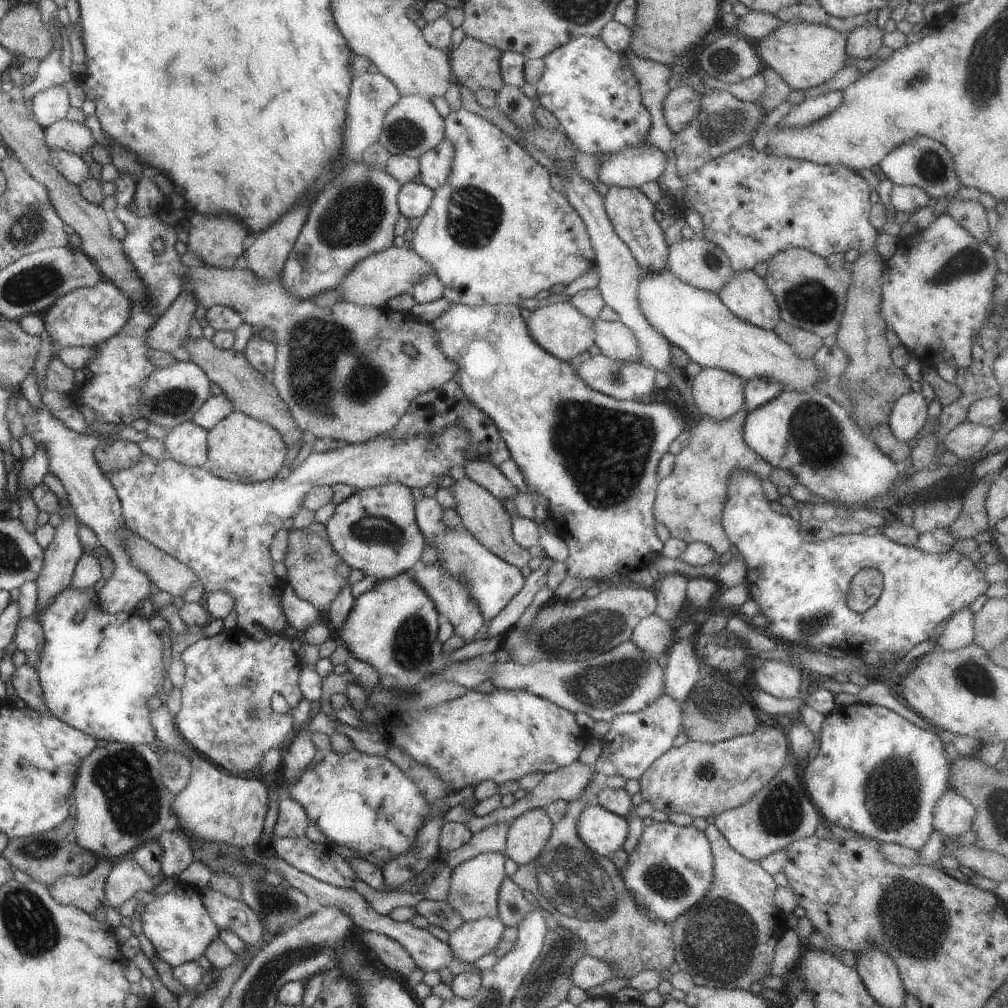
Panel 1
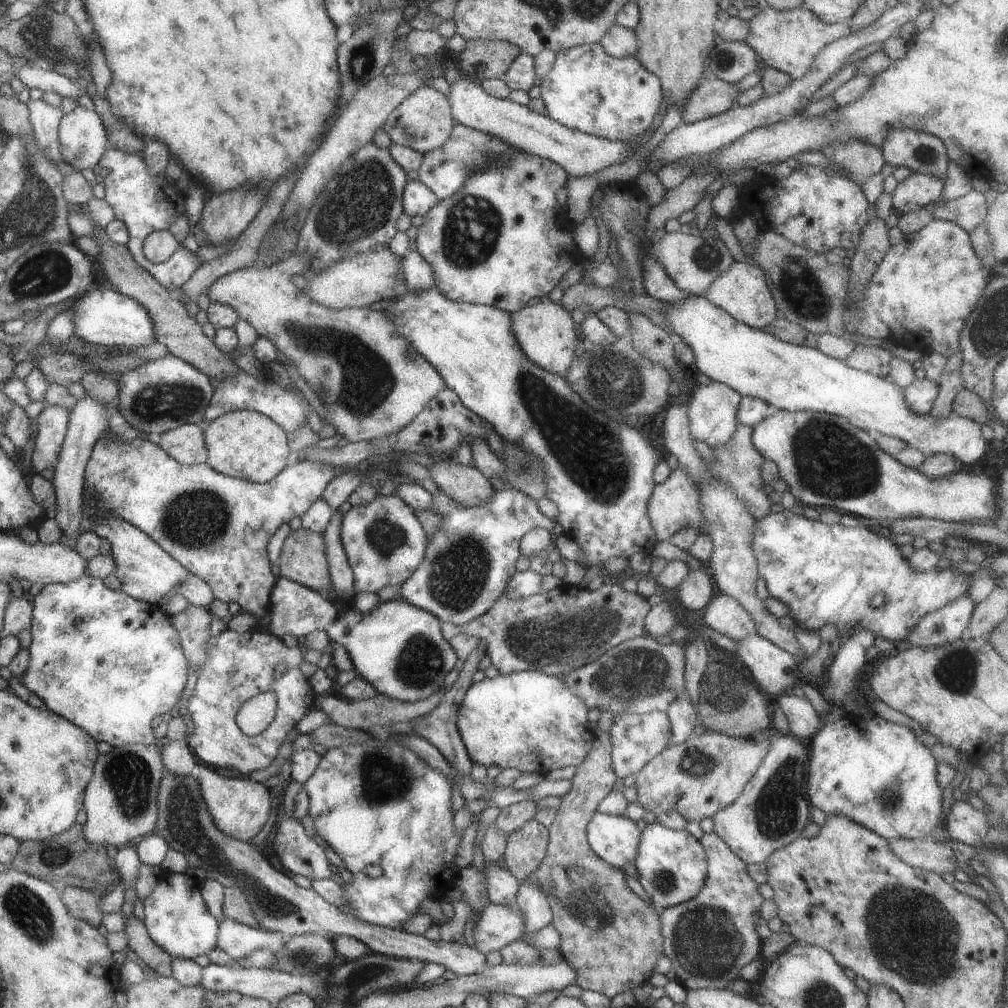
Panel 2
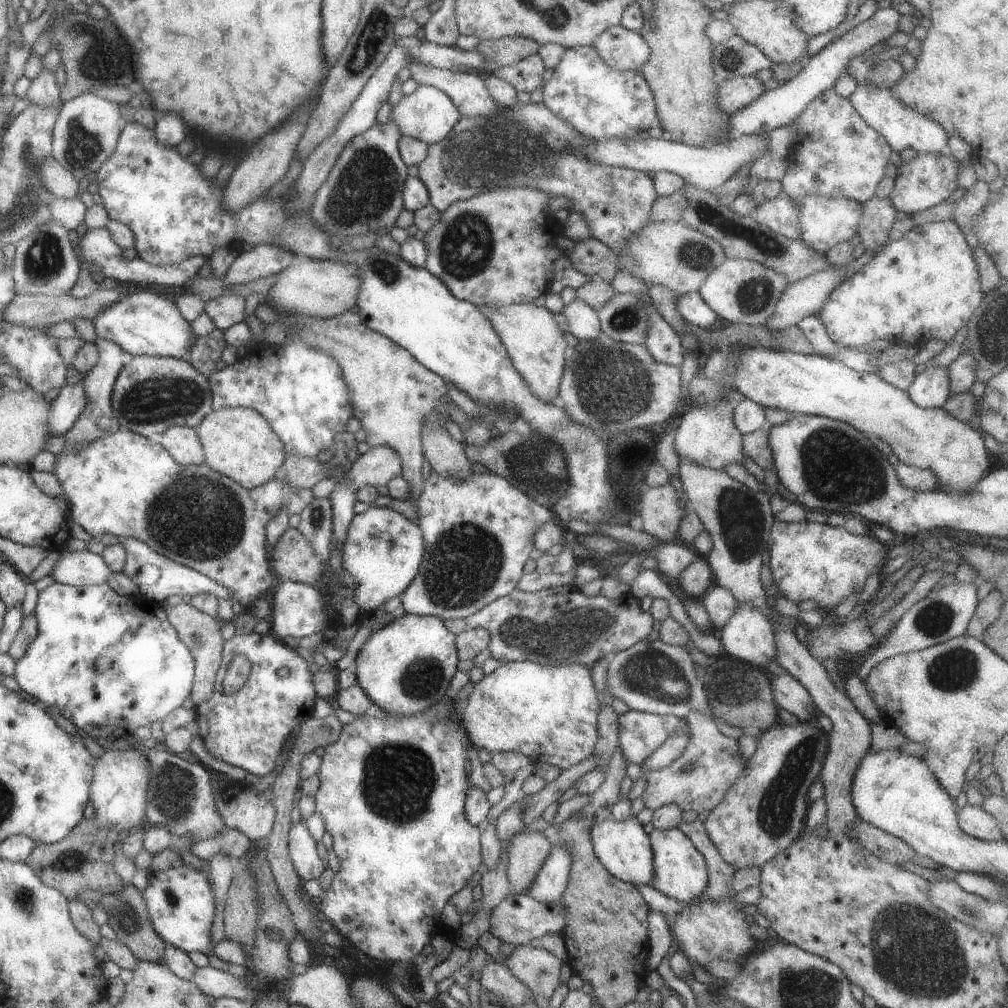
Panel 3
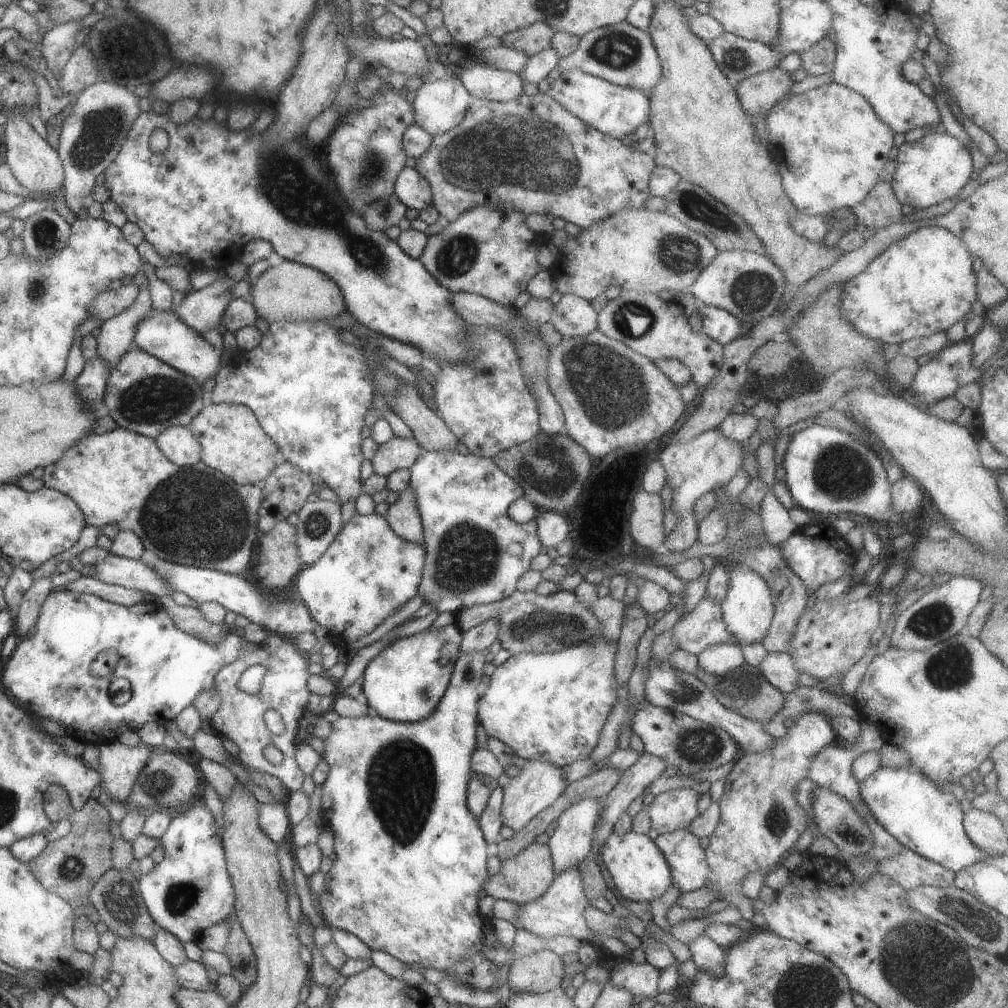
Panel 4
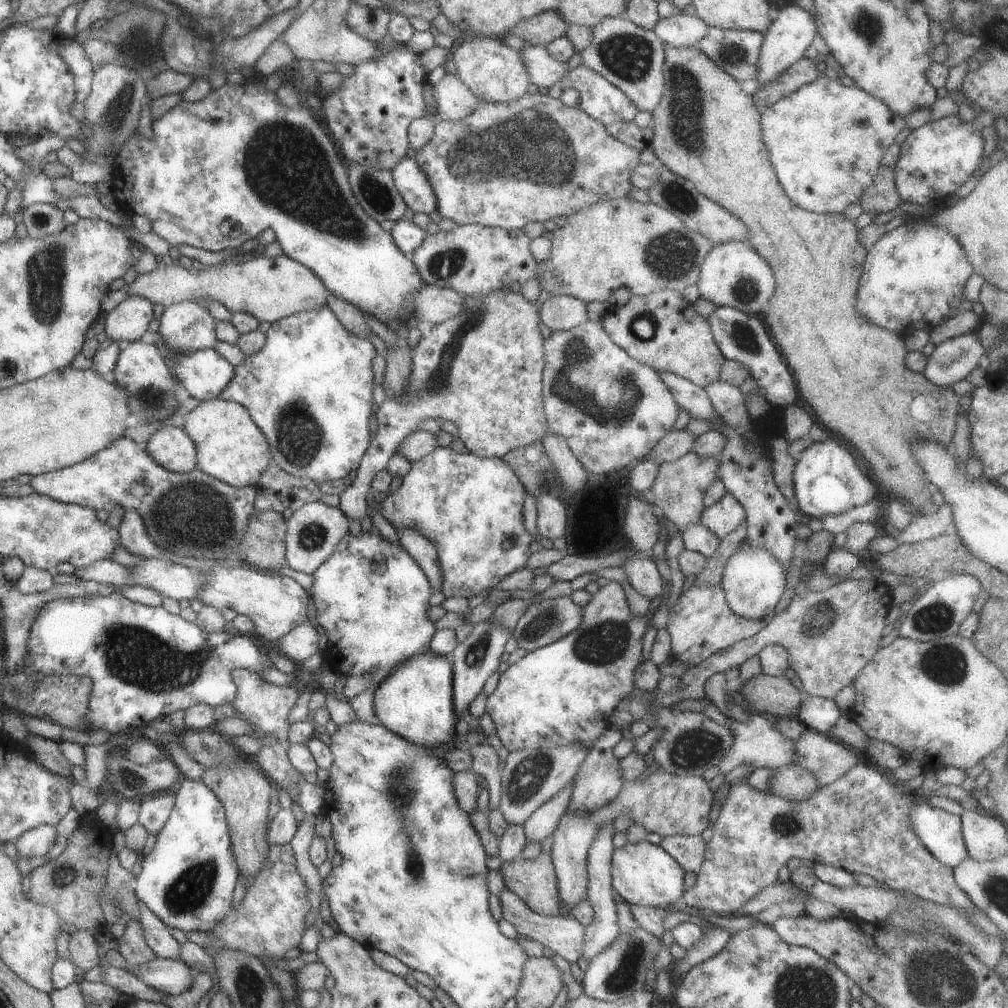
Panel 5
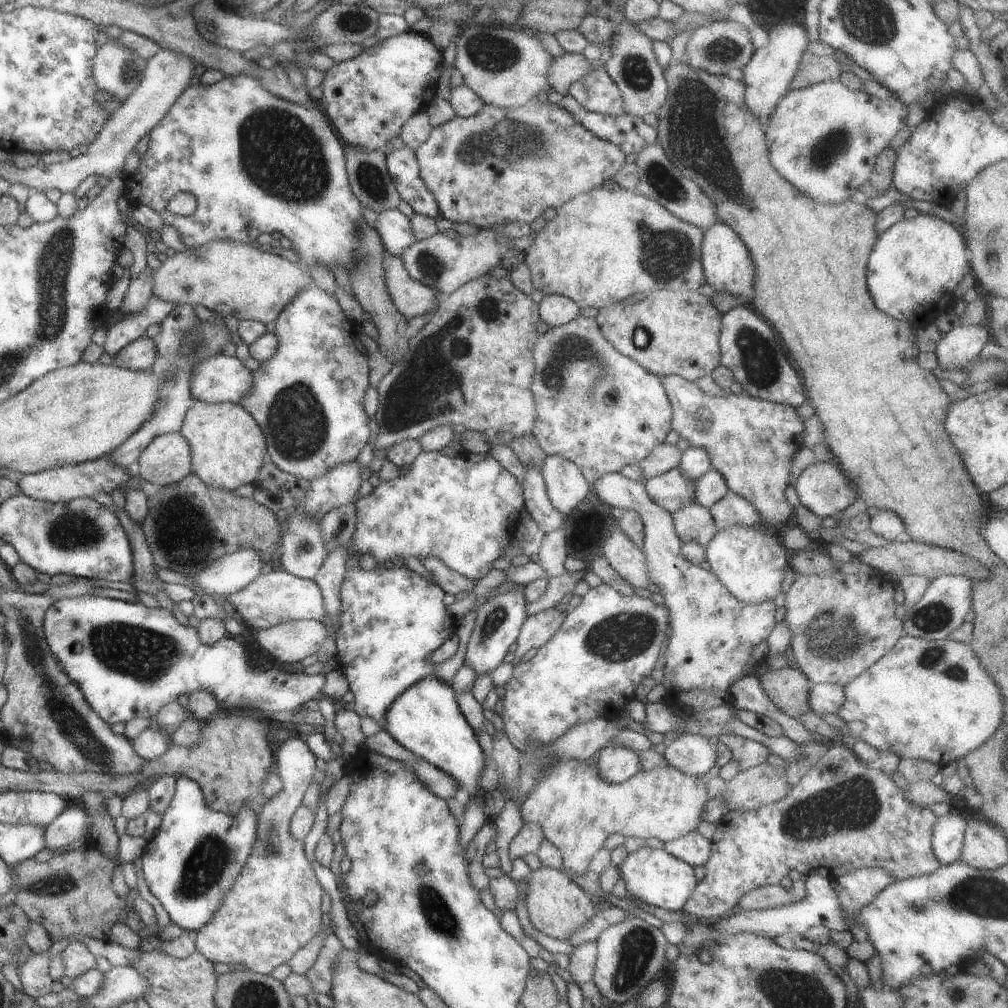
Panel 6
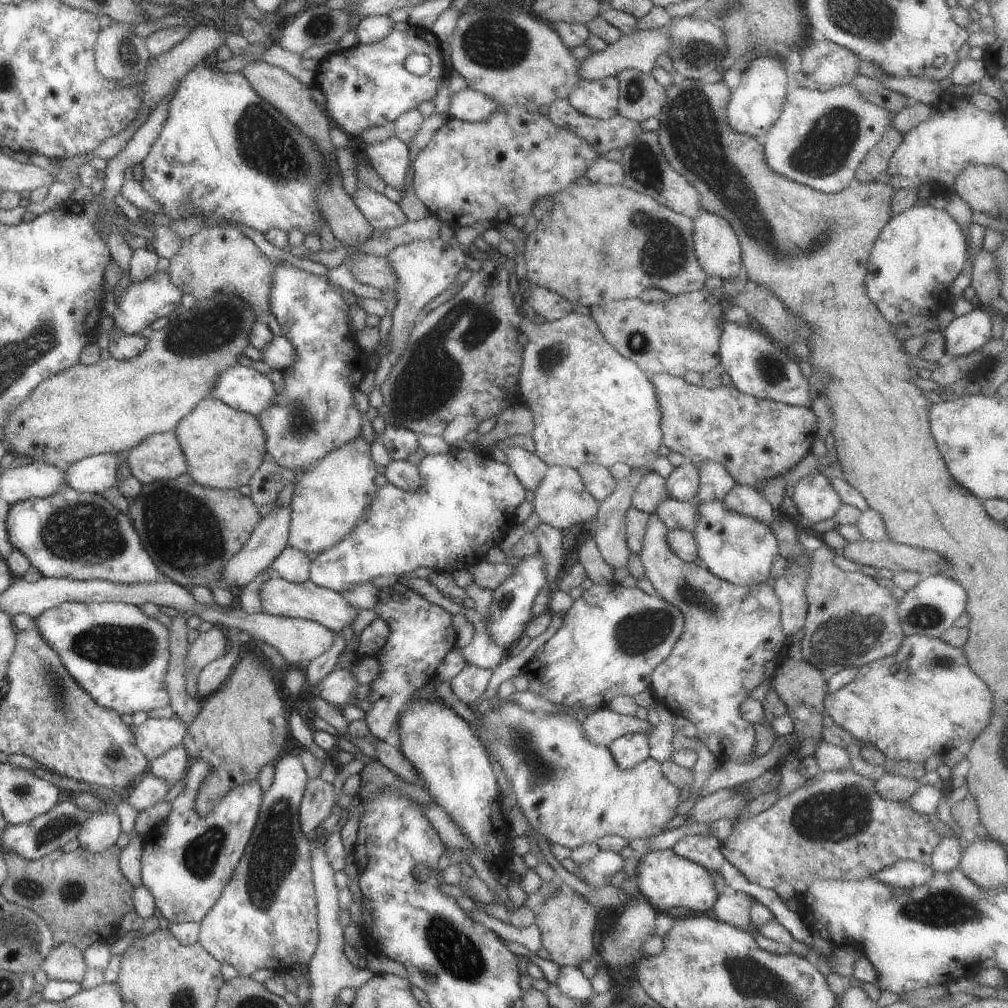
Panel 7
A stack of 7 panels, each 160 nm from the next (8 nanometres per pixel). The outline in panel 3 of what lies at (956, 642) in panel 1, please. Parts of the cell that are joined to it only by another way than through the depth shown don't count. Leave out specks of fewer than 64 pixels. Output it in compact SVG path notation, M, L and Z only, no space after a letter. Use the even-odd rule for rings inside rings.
M954 580L939 590L929 591L899 617L891 630L875 646L871 655L868 655L863 663L859 663L858 677L864 681L871 668L887 657L924 649L963 635L969 619L973 616L977 601L976 583L973 582L961 583Z

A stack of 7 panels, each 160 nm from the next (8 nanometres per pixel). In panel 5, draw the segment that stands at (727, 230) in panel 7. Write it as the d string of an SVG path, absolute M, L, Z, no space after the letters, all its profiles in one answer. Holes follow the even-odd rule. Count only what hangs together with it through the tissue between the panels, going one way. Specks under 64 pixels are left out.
M725 241L713 248L701 261L695 283L701 298L716 307L731 307L750 316L761 316L762 309L774 291L771 267L747 242Z

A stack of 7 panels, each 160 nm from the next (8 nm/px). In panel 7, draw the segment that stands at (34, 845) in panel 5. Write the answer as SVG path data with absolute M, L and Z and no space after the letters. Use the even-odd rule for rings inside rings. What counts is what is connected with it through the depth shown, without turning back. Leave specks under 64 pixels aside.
M113 809L103 813L91 813L79 823L75 840L79 846L85 847L89 852L98 853L108 849L120 832L119 817Z

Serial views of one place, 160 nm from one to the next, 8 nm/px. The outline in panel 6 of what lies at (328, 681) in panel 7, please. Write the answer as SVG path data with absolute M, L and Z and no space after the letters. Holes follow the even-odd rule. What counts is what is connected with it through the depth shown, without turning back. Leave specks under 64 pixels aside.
M96 595L57 599L49 605L49 608L42 616L42 633L44 634L46 648L53 655L53 658L56 658L59 666L61 666L61 670L69 677L71 682L79 686L89 708L91 708L97 716L100 716L109 726L115 724L115 722L127 722L127 720L131 720L131 718L139 717L150 719L161 706L165 706L168 702L176 700L181 694L188 695L191 690L210 692L215 697L217 704L221 704L223 708L245 708L245 710L253 710L254 712L259 712L259 714L268 714L271 711L283 712L283 710L291 710L295 713L303 708L308 700L319 700L322 698L320 694L322 680L324 679L322 675L306 675L301 669L288 673L284 671L283 668L280 669L279 667L263 669L249 666L249 660L247 660L247 656L245 656L243 645L239 644L233 637L225 636L217 639L213 644L203 644L198 639L196 628L189 625L182 626L167 609L163 609L159 606L148 608L139 601L128 602Z

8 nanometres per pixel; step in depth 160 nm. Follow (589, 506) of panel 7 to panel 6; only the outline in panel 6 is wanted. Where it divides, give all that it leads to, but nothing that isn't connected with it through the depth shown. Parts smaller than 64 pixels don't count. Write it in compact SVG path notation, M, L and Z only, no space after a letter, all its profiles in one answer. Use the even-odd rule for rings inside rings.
M558 454L547 455L539 471L549 502L563 516L590 491L590 484L580 468Z

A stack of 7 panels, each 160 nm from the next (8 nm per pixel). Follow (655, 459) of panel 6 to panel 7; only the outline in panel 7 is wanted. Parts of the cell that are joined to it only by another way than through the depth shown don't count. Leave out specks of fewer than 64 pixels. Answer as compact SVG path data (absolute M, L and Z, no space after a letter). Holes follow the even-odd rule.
M635 467L634 469L631 469L631 472L629 472L625 478L618 480L616 482L615 490L613 490L607 498L604 498L599 502L596 515L593 518L594 531L591 539L599 549L601 558L612 569L625 567L629 555L631 554L625 540L624 512L630 507L630 498L635 486L641 482L643 475L651 473L651 468L646 468L648 468L648 471L645 470L645 467Z

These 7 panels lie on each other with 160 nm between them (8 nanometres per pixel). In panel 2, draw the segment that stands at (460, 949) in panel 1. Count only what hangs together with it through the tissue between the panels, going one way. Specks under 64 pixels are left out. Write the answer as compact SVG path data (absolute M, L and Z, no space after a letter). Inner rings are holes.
M489 903L481 912L481 916L477 918L477 924L471 934L471 940L473 940L471 944L476 952L485 955L487 952L499 951L505 944L519 940L525 934L525 922L521 918L521 912L519 912L519 906L516 903L511 906Z

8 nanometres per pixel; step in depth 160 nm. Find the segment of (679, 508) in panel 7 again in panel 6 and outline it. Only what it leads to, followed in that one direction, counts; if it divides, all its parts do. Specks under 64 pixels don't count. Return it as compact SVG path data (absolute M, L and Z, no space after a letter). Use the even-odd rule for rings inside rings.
M697 503L682 506L670 517L674 531L683 543L694 542L704 548L718 531L708 509Z

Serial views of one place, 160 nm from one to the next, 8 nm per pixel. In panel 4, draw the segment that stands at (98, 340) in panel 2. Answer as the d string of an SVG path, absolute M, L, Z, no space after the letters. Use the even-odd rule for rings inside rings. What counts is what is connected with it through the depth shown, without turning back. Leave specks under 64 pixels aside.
M151 307L148 313L134 326L130 346L154 356L158 361L168 364L183 374L189 375L200 385L219 370L219 350L213 348L199 333L183 324L170 308L157 312Z

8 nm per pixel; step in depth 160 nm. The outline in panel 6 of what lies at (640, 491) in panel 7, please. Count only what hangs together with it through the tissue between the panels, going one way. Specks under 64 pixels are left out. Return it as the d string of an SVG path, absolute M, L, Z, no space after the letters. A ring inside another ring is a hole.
M677 467L669 469L667 472L663 472L663 474L648 478L643 483L647 496L669 514L675 513L682 506L689 506L691 503L695 503L694 480L686 477Z

